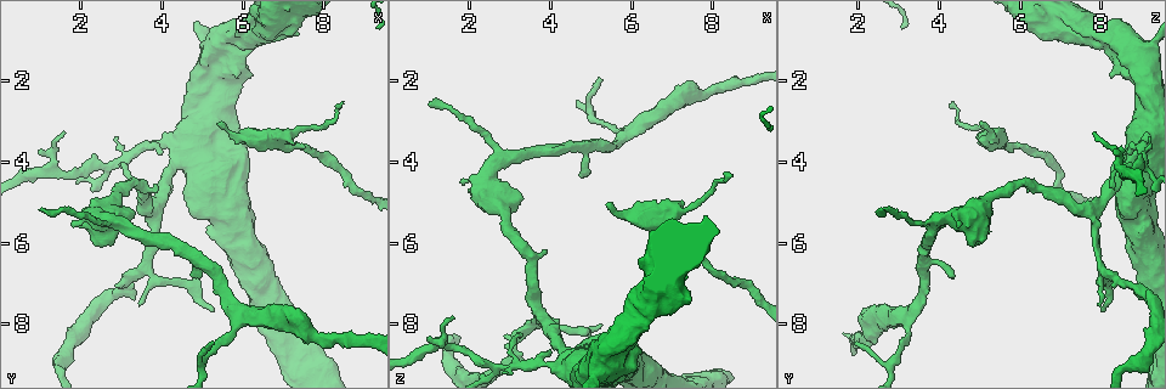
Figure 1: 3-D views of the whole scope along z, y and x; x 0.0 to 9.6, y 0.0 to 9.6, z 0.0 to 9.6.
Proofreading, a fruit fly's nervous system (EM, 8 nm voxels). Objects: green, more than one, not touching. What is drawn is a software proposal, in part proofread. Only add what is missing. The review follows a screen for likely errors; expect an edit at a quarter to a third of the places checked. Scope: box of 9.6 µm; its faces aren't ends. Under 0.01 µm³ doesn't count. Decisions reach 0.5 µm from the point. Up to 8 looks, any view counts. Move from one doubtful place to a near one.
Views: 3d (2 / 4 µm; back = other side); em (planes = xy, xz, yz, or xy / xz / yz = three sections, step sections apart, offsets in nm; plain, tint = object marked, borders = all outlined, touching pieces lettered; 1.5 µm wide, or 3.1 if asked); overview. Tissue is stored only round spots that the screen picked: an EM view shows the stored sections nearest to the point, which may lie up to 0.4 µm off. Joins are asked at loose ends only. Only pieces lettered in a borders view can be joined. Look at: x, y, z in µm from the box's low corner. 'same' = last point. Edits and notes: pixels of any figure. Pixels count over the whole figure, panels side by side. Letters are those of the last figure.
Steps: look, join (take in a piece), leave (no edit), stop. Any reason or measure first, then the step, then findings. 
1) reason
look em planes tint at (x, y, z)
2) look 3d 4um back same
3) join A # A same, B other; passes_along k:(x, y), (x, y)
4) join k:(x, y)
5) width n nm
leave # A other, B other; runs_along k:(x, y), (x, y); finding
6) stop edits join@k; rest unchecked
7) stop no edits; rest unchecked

free end
look em xz step 8 borders at (5.35, 3.10, 5.00)

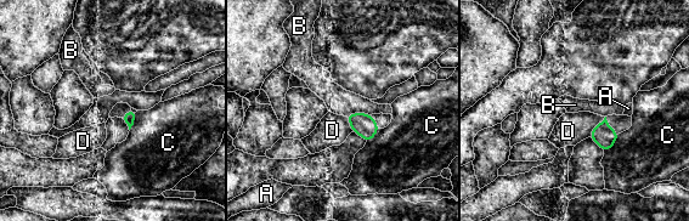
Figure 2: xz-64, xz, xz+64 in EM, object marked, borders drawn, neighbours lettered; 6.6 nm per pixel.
look em planes borders same

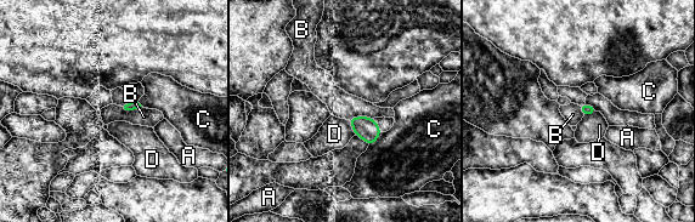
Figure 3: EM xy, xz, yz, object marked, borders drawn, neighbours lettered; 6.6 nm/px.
join B # A other, B same, C other, D other; passes_along 3:(365, 127), (361, 117), (340, 104); it goes on there

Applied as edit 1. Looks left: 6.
redraw
look overview

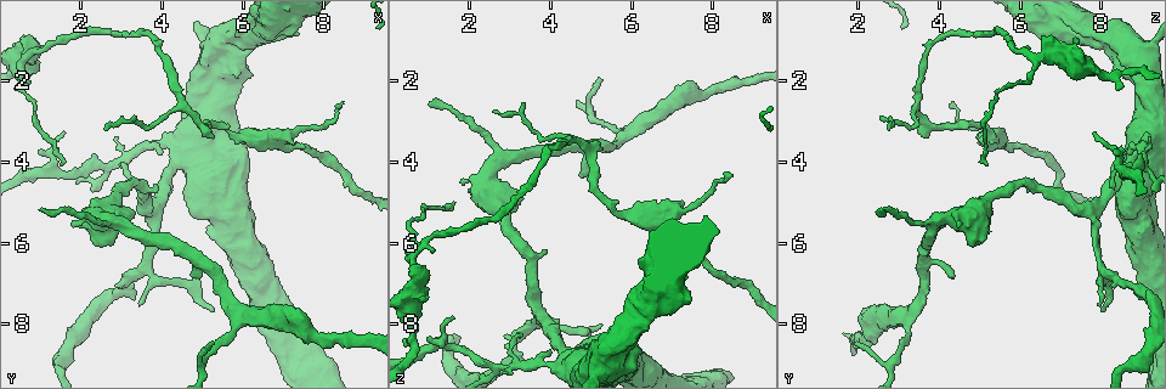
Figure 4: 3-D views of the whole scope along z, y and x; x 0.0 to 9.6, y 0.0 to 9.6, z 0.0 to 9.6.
free end
look 3d 4um at (5.25, 7.65, 7.95)

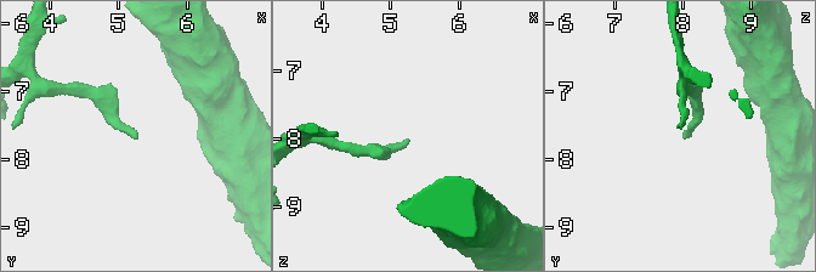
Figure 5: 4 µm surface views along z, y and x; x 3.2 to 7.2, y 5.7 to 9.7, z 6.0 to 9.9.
shape alone is not enough
look em xz step 4 borders at (5.30, 7.65, 8.00)

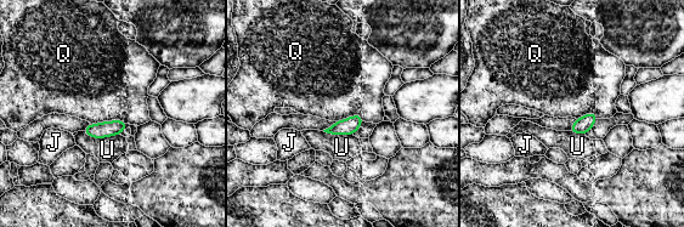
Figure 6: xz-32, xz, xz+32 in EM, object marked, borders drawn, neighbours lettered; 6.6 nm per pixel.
another direction
look em planes borders same

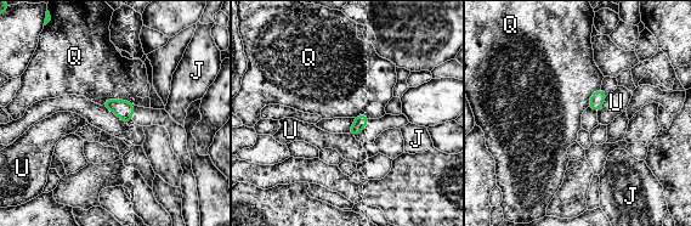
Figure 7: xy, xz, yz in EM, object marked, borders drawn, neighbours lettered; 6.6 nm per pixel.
leave # J other, Q other, U other; none of them fits

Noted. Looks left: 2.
stop edits join@3; rest unchecked

